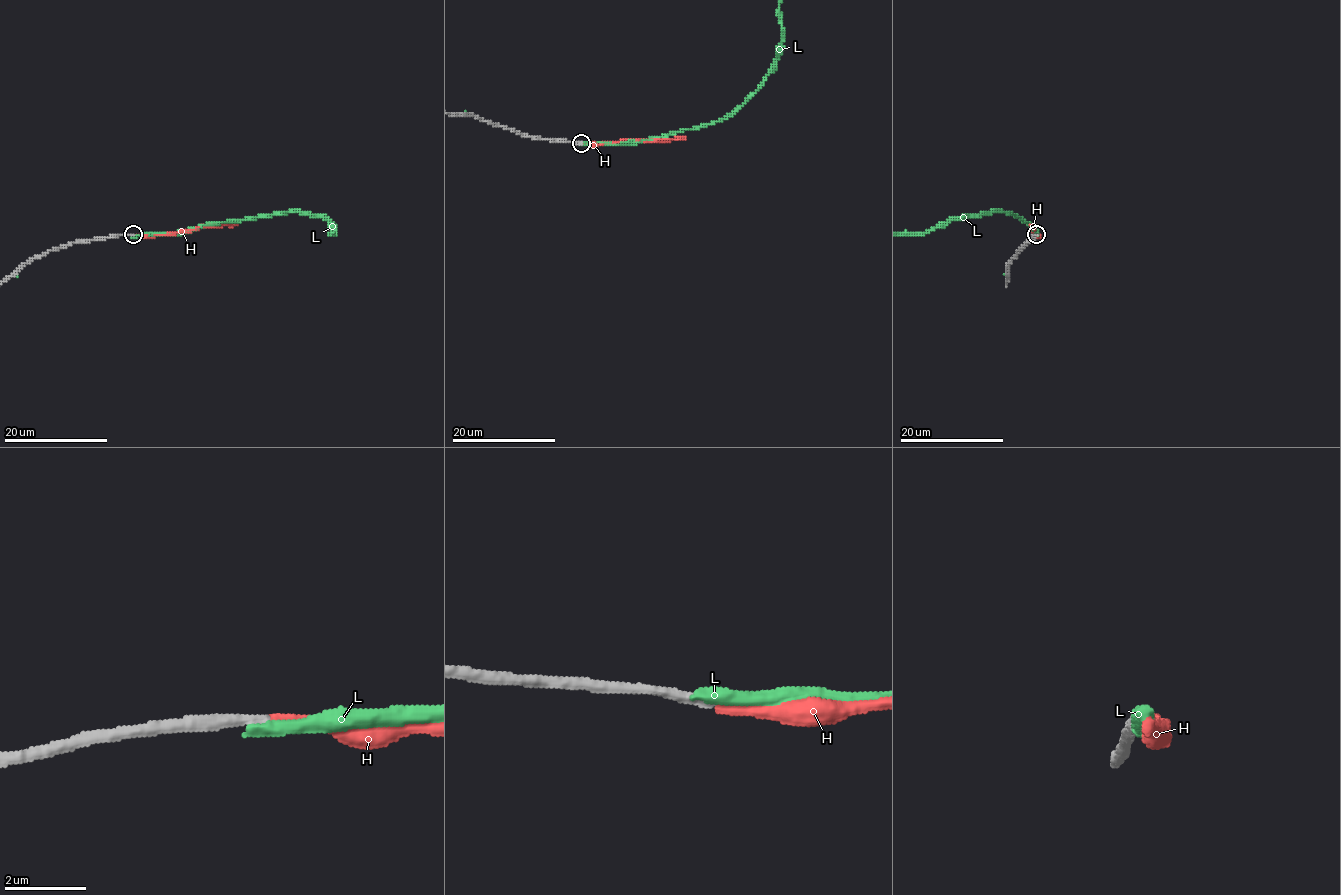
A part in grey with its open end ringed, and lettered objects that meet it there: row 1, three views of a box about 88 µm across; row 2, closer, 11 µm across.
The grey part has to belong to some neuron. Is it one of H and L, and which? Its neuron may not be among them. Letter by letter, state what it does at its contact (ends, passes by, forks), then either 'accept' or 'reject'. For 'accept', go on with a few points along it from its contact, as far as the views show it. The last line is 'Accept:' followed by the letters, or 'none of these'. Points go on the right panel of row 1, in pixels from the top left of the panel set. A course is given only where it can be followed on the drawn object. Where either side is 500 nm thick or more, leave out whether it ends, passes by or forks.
H: it ends | accept
L: it ends | reject
Accept: H

